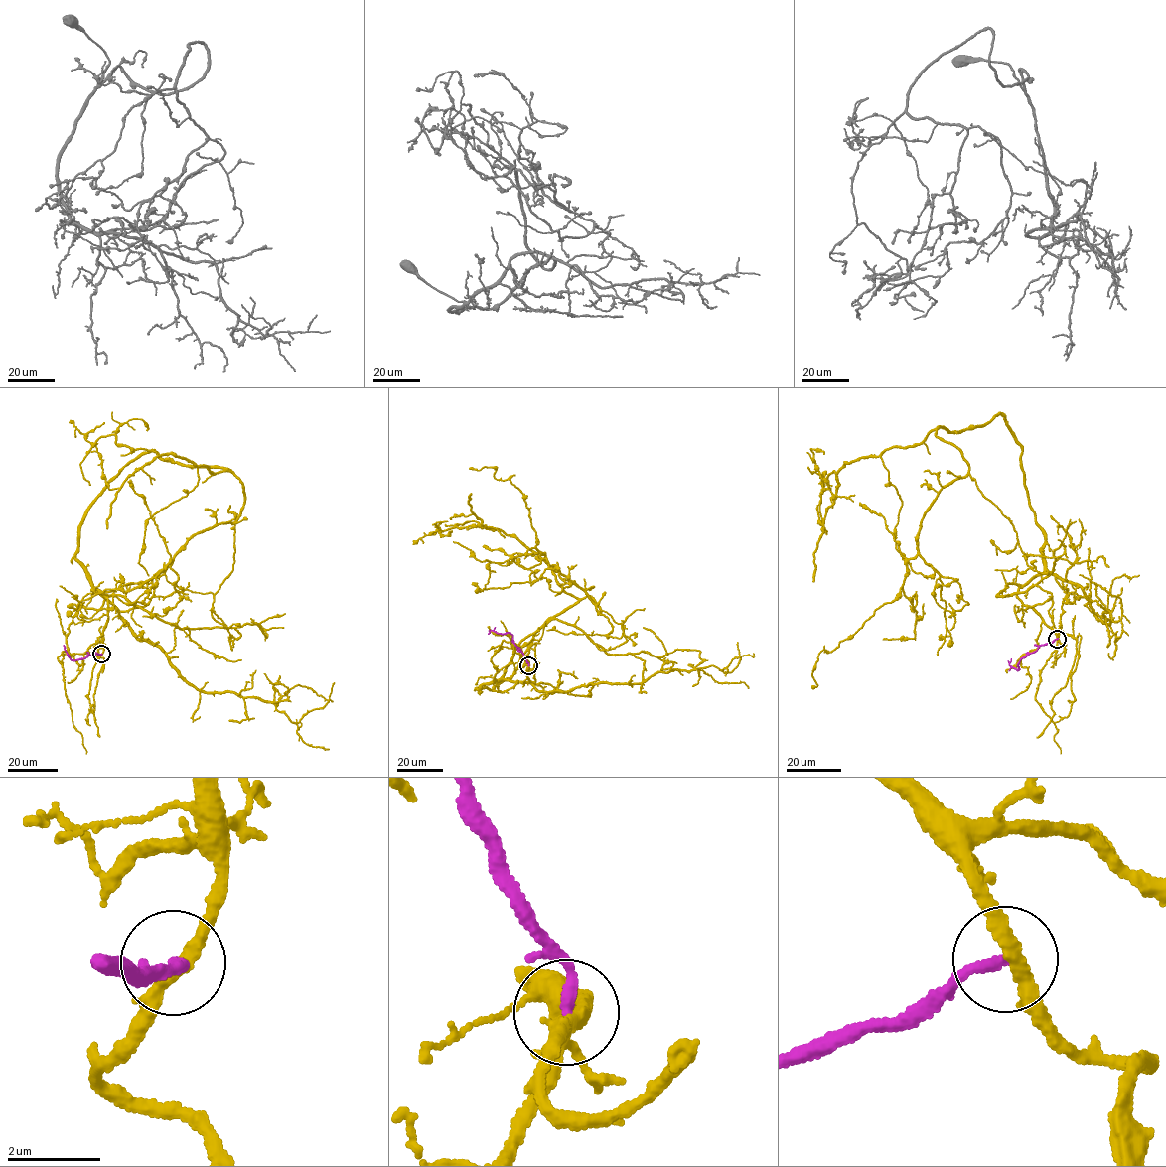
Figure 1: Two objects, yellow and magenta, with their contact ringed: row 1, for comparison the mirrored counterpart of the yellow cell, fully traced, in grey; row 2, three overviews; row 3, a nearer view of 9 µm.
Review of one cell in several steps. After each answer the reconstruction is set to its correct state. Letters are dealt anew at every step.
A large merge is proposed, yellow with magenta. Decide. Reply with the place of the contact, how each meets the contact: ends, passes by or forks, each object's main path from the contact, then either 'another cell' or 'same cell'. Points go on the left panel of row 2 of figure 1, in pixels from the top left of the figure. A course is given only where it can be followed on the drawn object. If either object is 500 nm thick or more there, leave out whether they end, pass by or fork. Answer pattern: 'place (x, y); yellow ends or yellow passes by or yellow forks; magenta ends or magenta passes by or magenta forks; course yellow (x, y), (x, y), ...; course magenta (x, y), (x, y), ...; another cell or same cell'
place (101, 654); yellow passes by; magenta ends; course yellow (101, 654), (108, 599), (75, 558), (93, 500), (153, 451), (240, 482), (236, 519), (145, 599), (80, 614); course magenta (101, 654), (72, 660), (64, 646); another cell

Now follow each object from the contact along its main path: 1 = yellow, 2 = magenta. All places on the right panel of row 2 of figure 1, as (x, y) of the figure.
1: (1058, 638), (1017, 595), (1044, 533), (997, 414), (937, 429), (967, 473), (811, 686)
2: (1058, 638), (1022, 657), (1017, 664), (1018, 670), (1009, 664), (1011, 658)

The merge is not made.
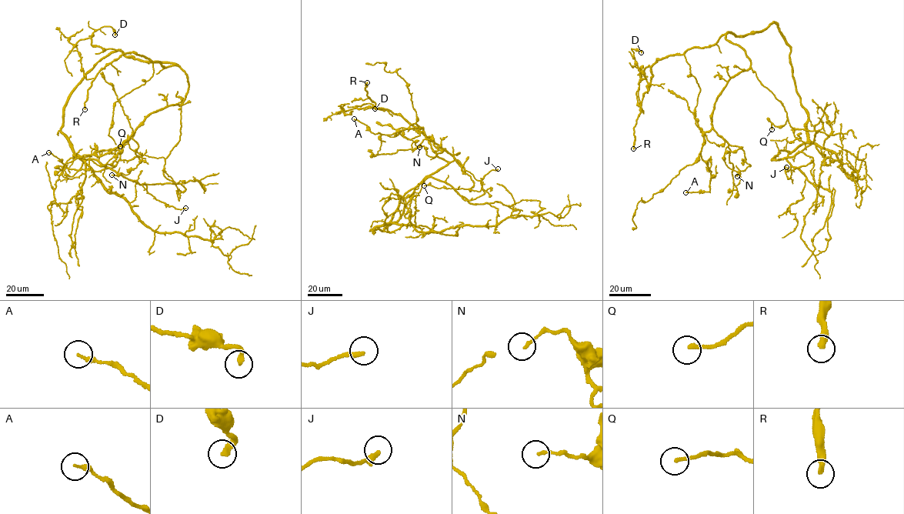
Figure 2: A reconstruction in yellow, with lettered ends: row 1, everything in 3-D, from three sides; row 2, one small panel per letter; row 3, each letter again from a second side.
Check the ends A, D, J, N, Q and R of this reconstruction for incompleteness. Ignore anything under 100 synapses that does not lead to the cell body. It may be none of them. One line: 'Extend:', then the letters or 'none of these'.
Extend: R

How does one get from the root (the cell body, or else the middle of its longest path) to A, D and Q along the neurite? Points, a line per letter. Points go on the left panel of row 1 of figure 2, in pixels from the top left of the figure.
A: (106, 57), (119, 50), (175, 65), (187, 78), (186, 97), (153, 111), (103, 155), (65, 164), (48, 152)
D: (106, 57), (119, 50), (178, 65), (91, 44), (101, 28), (115, 35)
Q: (106, 57), (119, 50), (171, 62), (187, 78), (179, 141), (169, 155), (157, 158), (120, 146)

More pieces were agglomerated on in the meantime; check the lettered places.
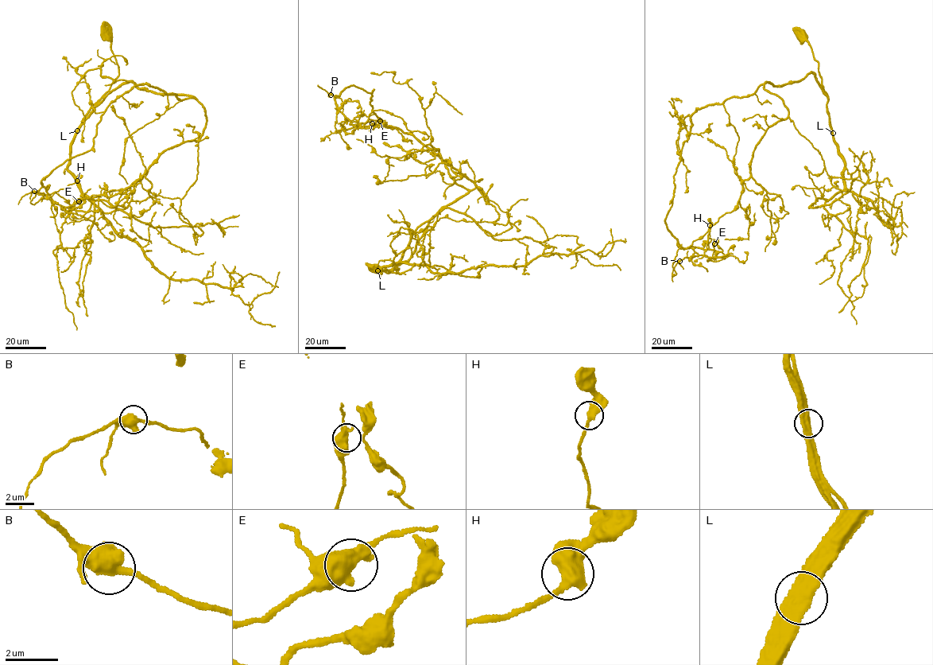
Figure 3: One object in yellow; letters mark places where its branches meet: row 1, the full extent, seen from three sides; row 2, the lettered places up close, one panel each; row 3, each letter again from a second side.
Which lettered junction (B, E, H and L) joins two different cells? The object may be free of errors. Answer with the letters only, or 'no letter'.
no letter

